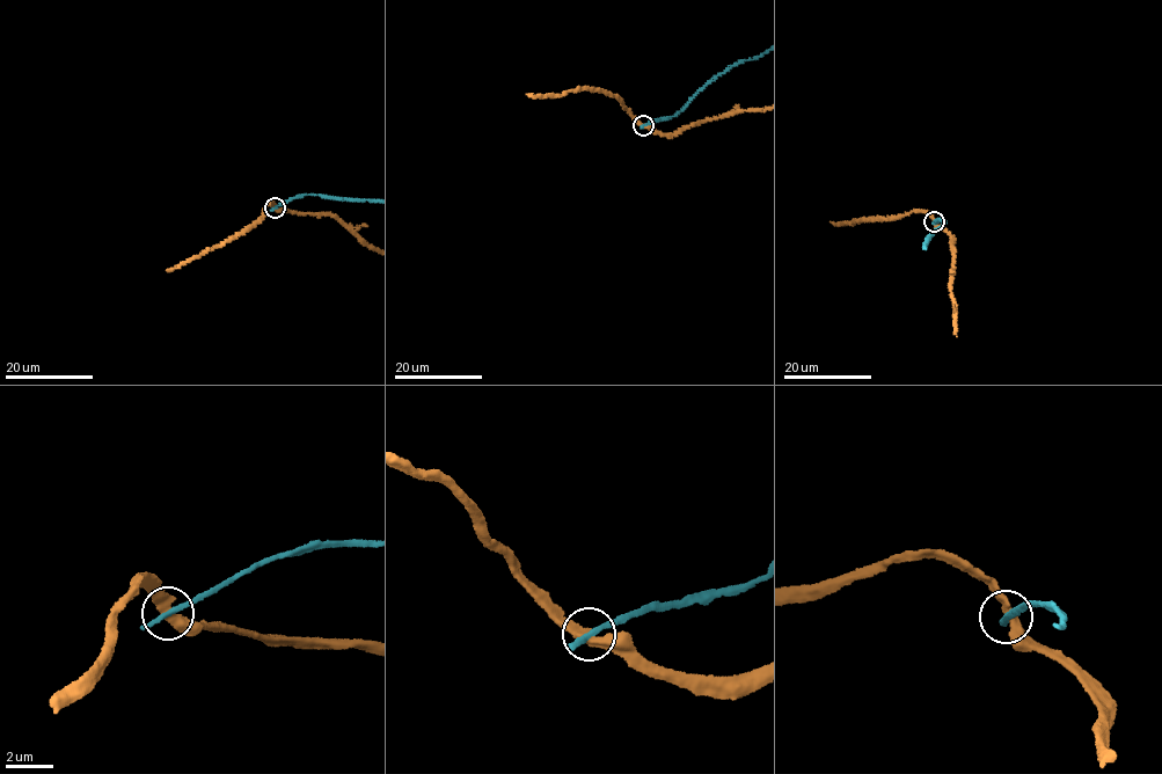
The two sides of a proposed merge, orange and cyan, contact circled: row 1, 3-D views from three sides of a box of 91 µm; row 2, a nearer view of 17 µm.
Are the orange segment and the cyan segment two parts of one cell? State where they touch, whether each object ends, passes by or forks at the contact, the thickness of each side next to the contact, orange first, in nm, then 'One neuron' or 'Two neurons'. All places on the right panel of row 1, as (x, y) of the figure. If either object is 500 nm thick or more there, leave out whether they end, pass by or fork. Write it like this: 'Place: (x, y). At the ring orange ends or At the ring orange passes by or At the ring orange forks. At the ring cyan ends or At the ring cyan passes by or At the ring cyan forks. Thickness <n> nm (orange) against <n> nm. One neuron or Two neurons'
Place: (934, 221). At the ring orange passes by. At the ring cyan passes by. Thickness 400 nm (orange) against 200 nm. Two neurons

